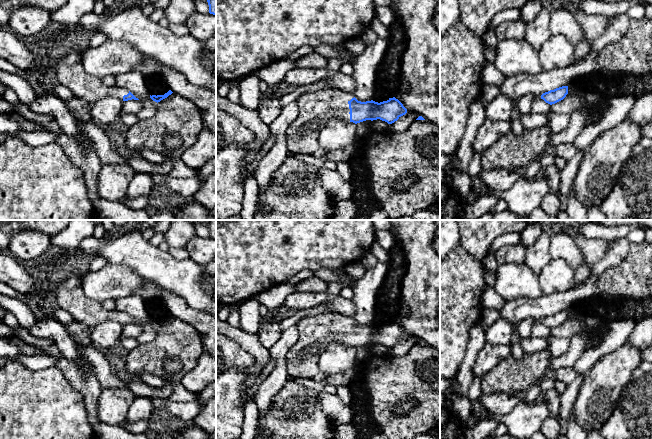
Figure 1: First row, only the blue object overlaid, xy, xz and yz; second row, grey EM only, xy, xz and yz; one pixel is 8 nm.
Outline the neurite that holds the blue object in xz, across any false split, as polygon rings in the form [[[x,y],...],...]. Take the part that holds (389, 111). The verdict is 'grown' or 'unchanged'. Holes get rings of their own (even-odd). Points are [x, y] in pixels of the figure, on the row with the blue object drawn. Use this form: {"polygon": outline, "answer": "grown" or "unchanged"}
{"polygon": [[[323,88],[302,93],[296,99],[298,116],[286,131],[288,154],[312,155],[319,148],[319,132],[330,118],[340,118],[355,124],[377,120],[392,124],[407,113],[395,97],[387,101],[358,101],[353,93]]], "answer": "grown"}

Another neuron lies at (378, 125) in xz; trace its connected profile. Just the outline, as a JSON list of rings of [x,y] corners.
[[[380,119],[372,121],[372,129],[373,132],[383,132],[389,133],[390,132],[390,124]]]

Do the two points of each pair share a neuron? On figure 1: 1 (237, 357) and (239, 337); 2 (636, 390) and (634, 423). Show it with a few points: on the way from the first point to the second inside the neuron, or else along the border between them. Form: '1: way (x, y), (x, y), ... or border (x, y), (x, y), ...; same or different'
1: border (226, 335), (235, 340), (255, 360); different
2: way (636, 398), (636, 415); same

